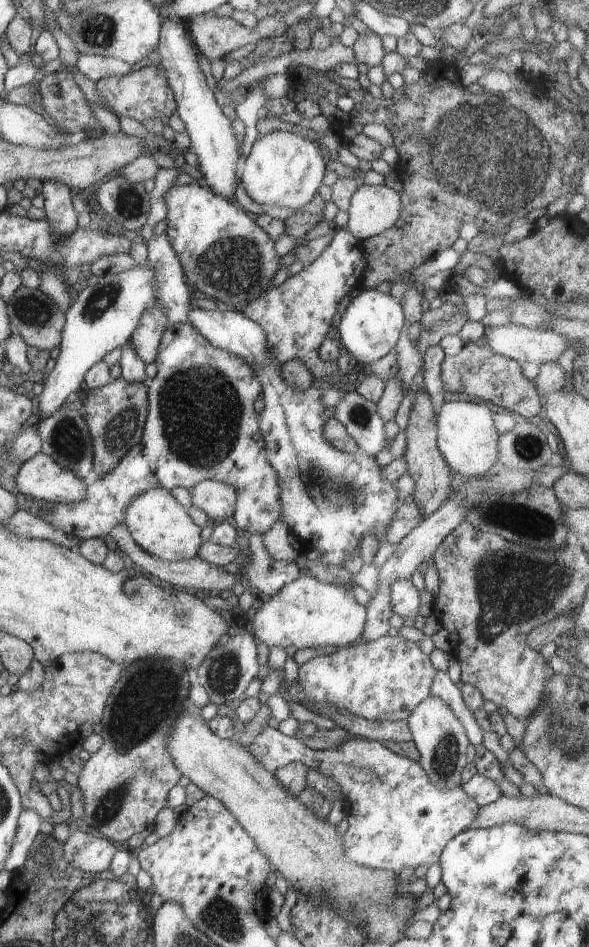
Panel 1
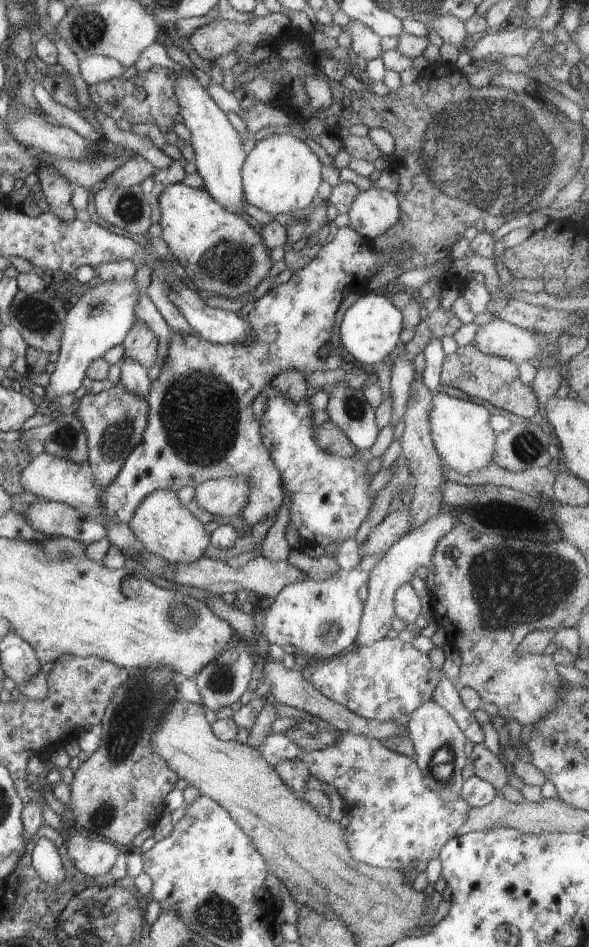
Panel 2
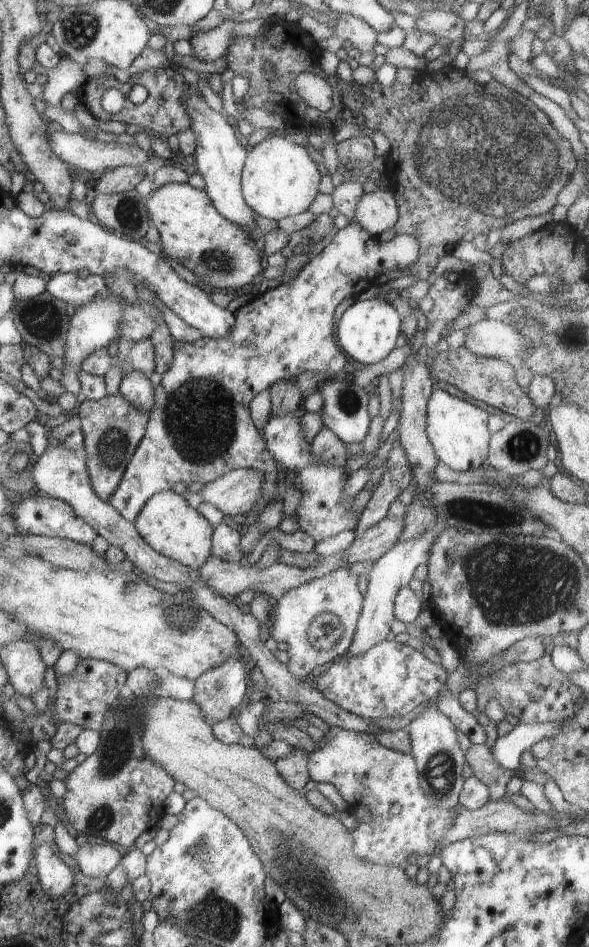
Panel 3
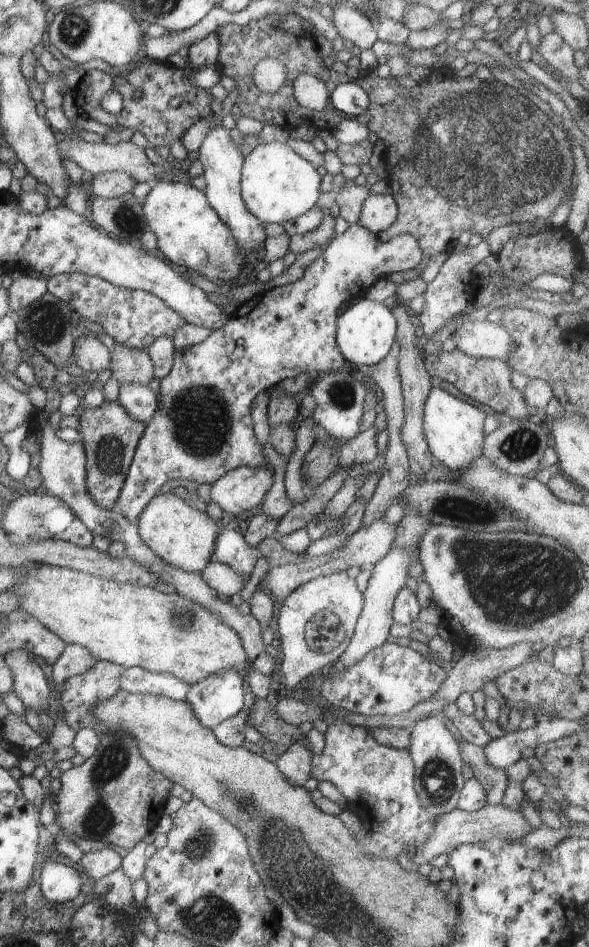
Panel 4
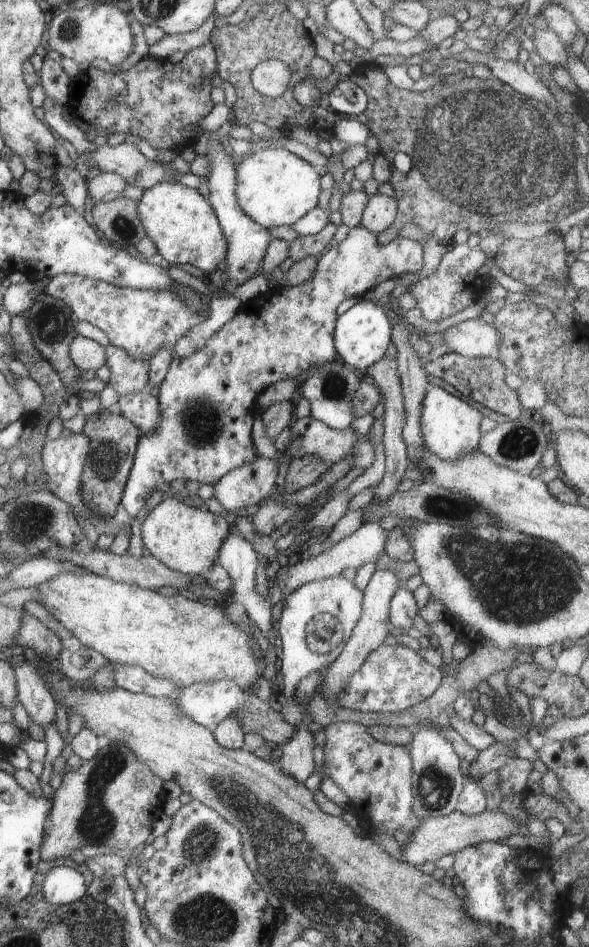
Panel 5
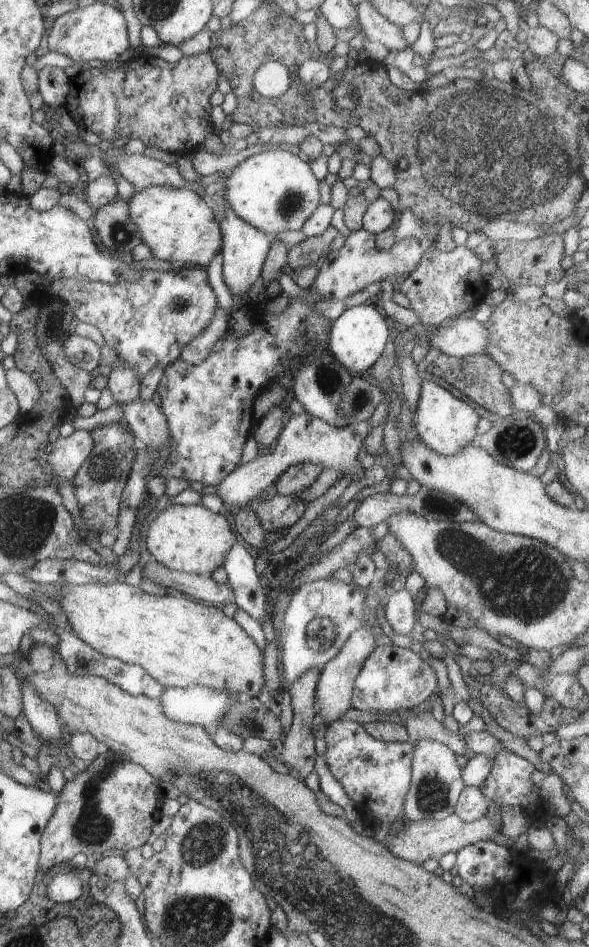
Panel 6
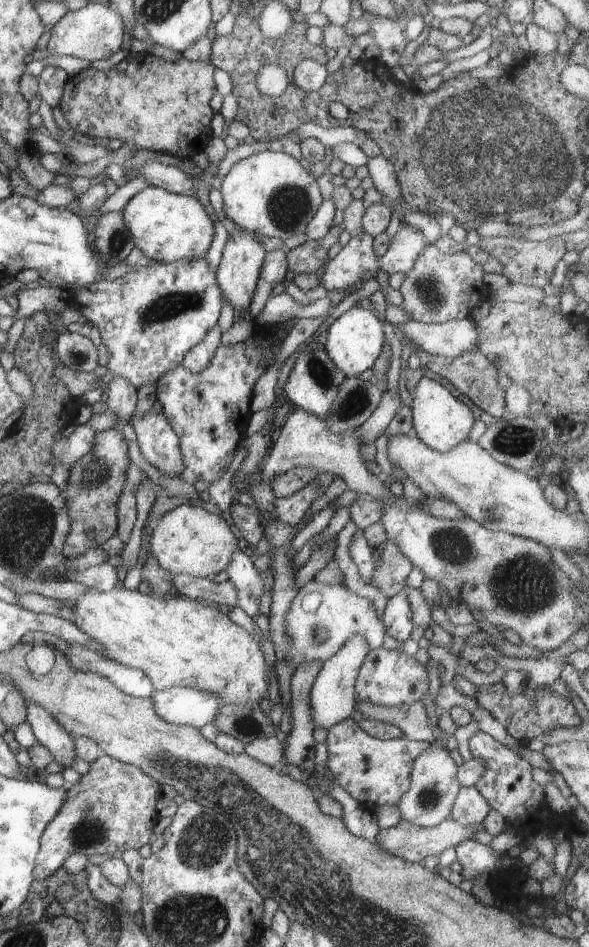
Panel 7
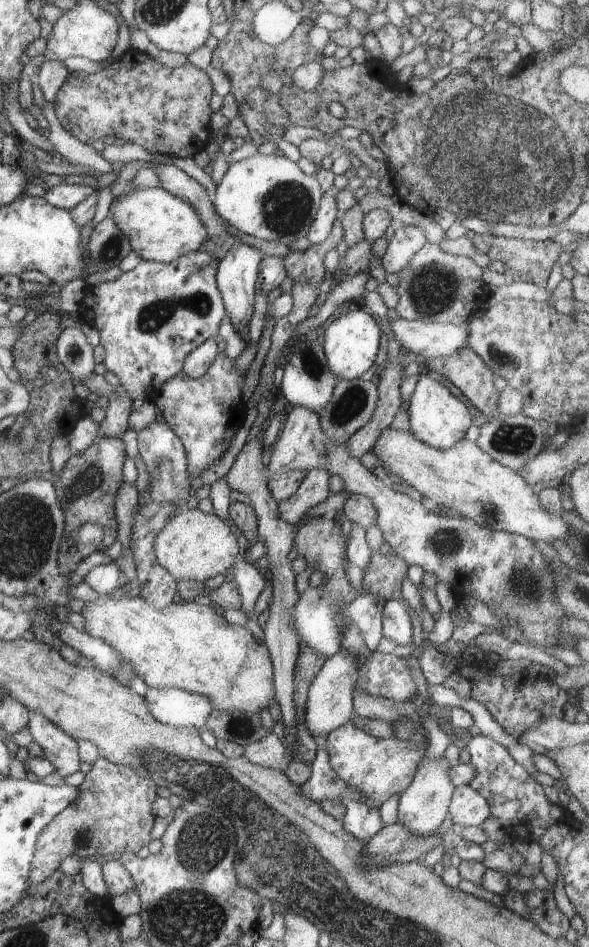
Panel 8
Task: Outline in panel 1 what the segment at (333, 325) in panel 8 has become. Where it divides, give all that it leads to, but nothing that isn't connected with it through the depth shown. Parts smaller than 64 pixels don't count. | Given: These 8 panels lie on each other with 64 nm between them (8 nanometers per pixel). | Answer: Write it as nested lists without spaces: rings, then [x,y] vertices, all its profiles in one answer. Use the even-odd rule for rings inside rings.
[[[362,289],[346,308],[337,331],[341,344],[350,356],[362,362],[367,370],[374,360],[380,360],[395,348],[406,323],[402,305],[392,294],[381,293],[376,289]]]

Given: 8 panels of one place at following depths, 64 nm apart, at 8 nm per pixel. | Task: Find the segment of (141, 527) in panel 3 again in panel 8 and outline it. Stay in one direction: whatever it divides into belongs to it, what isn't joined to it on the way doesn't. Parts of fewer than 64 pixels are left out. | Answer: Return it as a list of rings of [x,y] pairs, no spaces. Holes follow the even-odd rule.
[[[180,508],[165,527],[157,534],[155,555],[158,564],[165,568],[177,581],[188,579],[205,583],[208,578],[225,574],[239,555],[238,540],[230,525],[215,514],[208,514],[199,508]]]

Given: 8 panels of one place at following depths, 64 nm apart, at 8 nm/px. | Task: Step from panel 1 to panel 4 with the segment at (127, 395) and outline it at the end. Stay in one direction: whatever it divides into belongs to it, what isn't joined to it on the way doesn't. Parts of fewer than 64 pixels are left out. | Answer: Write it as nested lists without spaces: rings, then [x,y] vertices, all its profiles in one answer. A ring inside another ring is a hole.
[[[104,400],[96,408],[81,407],[79,410],[79,430],[86,454],[86,488],[96,504],[102,508],[113,508],[120,496],[130,464],[140,438],[144,435],[146,424],[132,420],[126,408],[117,402]]]

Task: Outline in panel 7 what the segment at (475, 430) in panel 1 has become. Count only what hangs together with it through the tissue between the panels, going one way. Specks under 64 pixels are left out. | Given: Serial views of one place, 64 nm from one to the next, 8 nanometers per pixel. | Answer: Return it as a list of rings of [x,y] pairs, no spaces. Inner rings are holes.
[[[423,376],[411,393],[413,427],[417,437],[424,444],[444,453],[460,442],[470,440],[468,434],[474,426],[474,414],[466,404],[454,397],[442,384]]]

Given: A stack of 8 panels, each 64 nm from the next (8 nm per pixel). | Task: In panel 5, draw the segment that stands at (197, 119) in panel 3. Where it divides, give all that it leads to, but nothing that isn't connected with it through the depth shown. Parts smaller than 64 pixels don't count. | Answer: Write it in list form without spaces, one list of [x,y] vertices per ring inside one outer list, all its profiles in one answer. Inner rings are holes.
[[[219,134],[216,135],[216,142],[208,147],[208,153],[206,153],[206,158],[210,163],[207,180],[207,184],[210,186],[210,194],[207,201],[211,204],[228,242],[226,281],[230,286],[242,285],[258,274],[260,264],[262,264],[268,244],[273,236],[268,229],[260,226],[256,220],[246,216],[244,210],[240,208],[240,202],[238,202],[238,196],[236,196],[238,164],[233,161],[235,154],[227,154],[225,145],[218,136]]]

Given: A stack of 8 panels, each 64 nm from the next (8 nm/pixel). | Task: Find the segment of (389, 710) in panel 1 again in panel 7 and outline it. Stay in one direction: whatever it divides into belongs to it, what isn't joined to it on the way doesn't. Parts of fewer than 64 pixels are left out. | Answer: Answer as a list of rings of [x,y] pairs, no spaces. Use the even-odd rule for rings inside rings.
[[[382,647],[368,651],[355,680],[358,701],[370,701],[389,707],[423,700],[426,692],[428,692],[428,679],[425,666],[417,662],[414,656],[396,650],[385,650]]]

